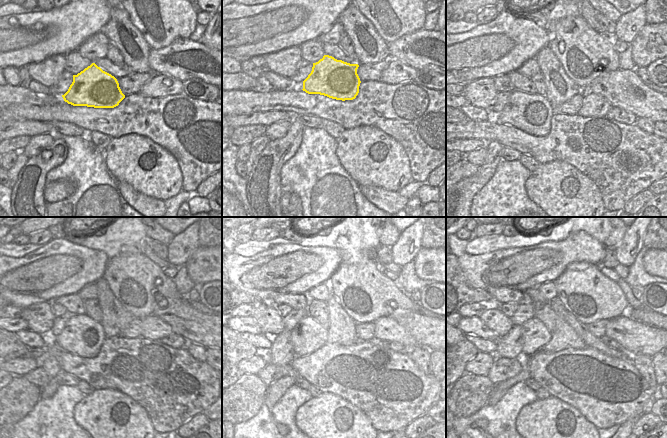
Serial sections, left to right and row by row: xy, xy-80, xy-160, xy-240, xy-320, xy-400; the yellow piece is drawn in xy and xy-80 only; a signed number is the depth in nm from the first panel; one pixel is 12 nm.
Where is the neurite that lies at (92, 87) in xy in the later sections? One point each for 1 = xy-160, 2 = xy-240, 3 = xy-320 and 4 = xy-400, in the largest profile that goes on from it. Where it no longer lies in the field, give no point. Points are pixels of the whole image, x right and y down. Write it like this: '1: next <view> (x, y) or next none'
1: next xy-160 (561, 89)
2: next xy-240 (124, 321)
3: next xy-320 (346, 321)
4: next xy-400 (560, 320)

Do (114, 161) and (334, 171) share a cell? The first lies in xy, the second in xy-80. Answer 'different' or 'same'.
different

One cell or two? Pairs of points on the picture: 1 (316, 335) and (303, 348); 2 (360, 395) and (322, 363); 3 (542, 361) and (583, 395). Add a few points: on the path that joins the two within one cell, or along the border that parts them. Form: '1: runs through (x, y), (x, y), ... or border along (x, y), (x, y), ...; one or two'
1: runs through (313, 338), (306, 345); one
2: runs through (351, 388), (331, 369); one
3: runs through (549, 371), (562, 373), (572, 383); one

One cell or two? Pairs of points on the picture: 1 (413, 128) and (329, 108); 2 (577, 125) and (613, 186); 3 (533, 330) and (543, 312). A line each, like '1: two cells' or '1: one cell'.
1: one cell
2: one cell
3: two cells

